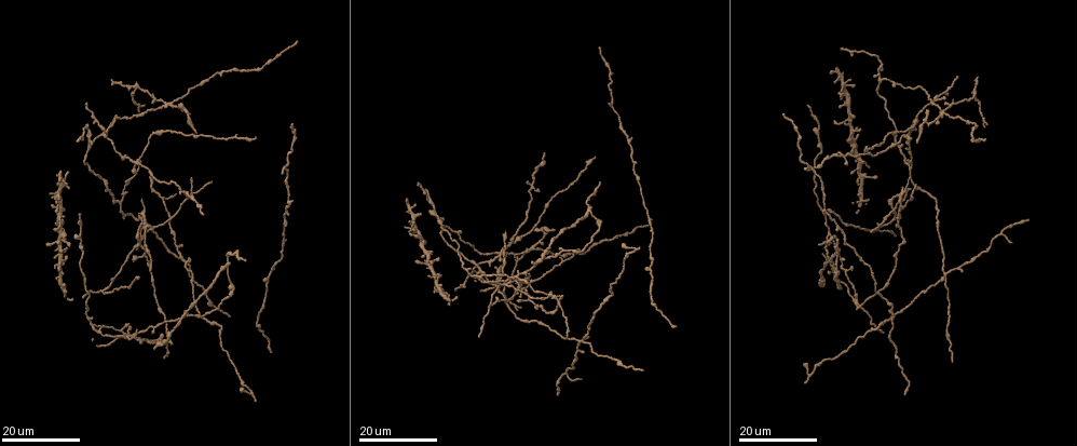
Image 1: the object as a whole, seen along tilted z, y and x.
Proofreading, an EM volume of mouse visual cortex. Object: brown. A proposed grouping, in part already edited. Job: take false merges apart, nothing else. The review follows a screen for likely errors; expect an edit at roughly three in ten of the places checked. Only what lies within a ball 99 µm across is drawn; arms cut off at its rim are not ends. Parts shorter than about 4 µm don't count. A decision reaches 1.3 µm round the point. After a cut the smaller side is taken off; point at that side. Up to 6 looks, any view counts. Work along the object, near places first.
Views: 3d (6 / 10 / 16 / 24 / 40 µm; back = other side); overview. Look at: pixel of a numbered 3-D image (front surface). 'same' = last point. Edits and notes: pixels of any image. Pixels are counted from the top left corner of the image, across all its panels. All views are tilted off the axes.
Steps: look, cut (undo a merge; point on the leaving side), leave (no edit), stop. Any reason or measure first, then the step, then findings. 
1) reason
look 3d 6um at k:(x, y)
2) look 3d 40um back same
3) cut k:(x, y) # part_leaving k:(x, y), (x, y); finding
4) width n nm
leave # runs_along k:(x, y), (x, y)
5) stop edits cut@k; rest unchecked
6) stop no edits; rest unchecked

a fork
look 3d 16um at 1:(182, 255)

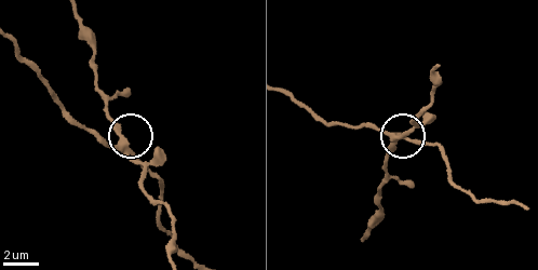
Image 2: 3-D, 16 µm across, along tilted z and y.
look 3d 10um at 2:(397, 137)

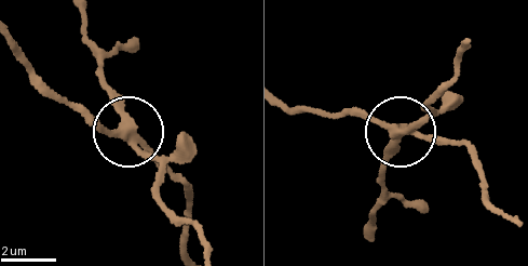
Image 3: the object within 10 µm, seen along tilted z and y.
look 3d 10um back at 3:(401, 132)

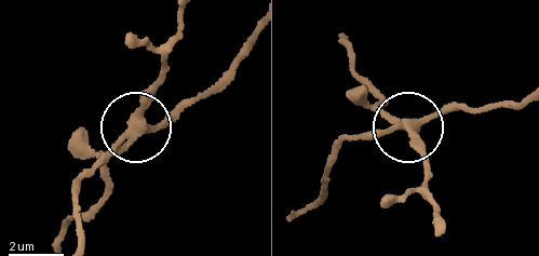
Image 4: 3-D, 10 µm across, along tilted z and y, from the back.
side_arm 29 um; arms 3
cut 4:(148, 95) # a second neuron is stuck on

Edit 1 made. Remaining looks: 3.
thin arm on a thick one
look 3d 24um at 1:(908, 166)

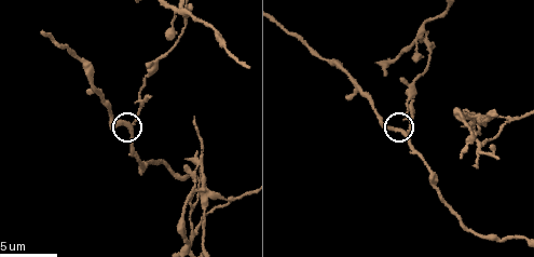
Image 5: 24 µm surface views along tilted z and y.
look 3d 10um at 5:(403, 129)

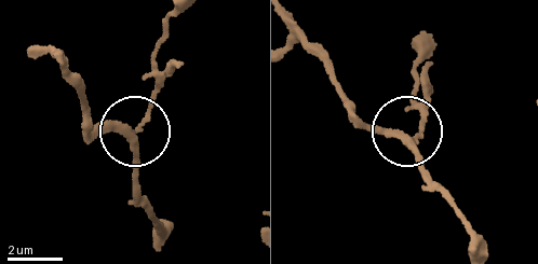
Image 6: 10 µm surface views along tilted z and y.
width 200 nm
cut 6:(152, 100) # part_leaving 6:(133, 135), (159, 81), (157, 47), (167, 15); two neurons meet here

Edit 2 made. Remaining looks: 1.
stop edits cut@4, cut@6; rest unchecked

